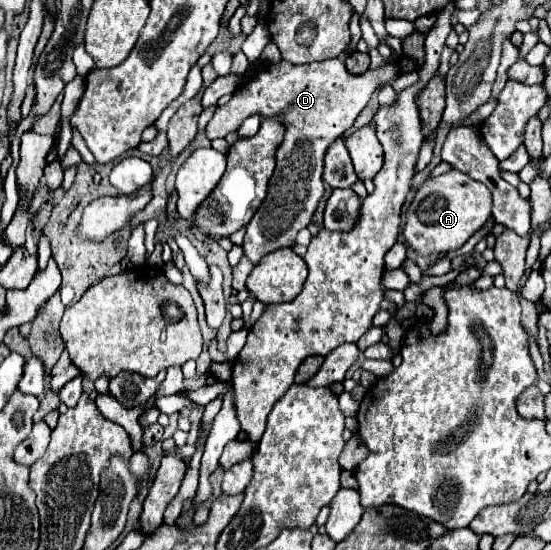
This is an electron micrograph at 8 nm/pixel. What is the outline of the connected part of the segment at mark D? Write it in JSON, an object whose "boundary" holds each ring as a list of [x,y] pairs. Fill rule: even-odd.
{"boundary":[[[341,57],[309,65],[291,65],[287,61],[279,61],[259,67],[251,79],[233,93],[227,105],[217,107],[205,129],[205,135],[211,141],[237,131],[243,119],[255,113],[263,117],[283,113],[283,123],[287,127],[285,139],[277,151],[277,167],[269,181],[269,193],[249,221],[243,239],[243,253],[253,265],[283,245],[291,247],[295,243],[295,235],[311,223],[325,191],[321,173],[327,147],[347,129],[351,129],[355,117],[371,99],[371,93],[389,81],[397,71],[399,69],[393,59],[385,61],[379,69],[369,69],[361,75],[347,73]]]}

